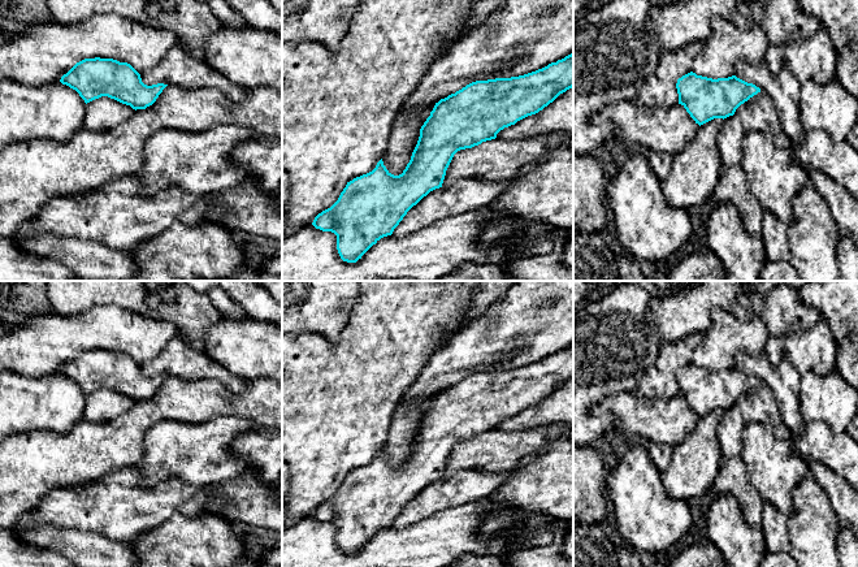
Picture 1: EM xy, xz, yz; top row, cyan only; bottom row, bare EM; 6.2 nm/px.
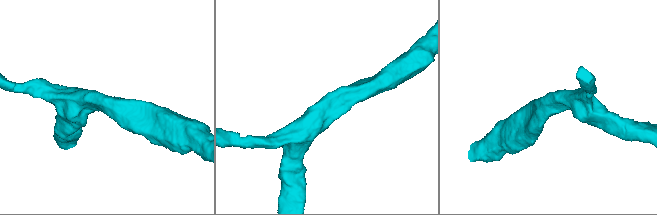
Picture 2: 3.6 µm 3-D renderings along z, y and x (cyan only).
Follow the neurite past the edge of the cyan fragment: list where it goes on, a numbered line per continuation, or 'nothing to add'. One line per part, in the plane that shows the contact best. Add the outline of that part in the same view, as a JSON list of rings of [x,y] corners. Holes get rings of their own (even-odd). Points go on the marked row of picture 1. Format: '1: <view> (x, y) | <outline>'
nothing to add

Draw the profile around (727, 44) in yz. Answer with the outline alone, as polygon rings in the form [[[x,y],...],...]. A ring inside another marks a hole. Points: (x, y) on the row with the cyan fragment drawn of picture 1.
[[[715,17],[703,49],[693,61],[692,72],[712,79],[728,78],[733,75],[738,61],[763,61],[768,47],[768,38],[762,27],[755,25],[741,29],[725,18]]]

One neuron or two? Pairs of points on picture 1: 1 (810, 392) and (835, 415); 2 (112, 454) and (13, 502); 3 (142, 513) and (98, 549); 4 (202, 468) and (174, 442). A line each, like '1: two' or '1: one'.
1: one
2: one
3: two
4: one

